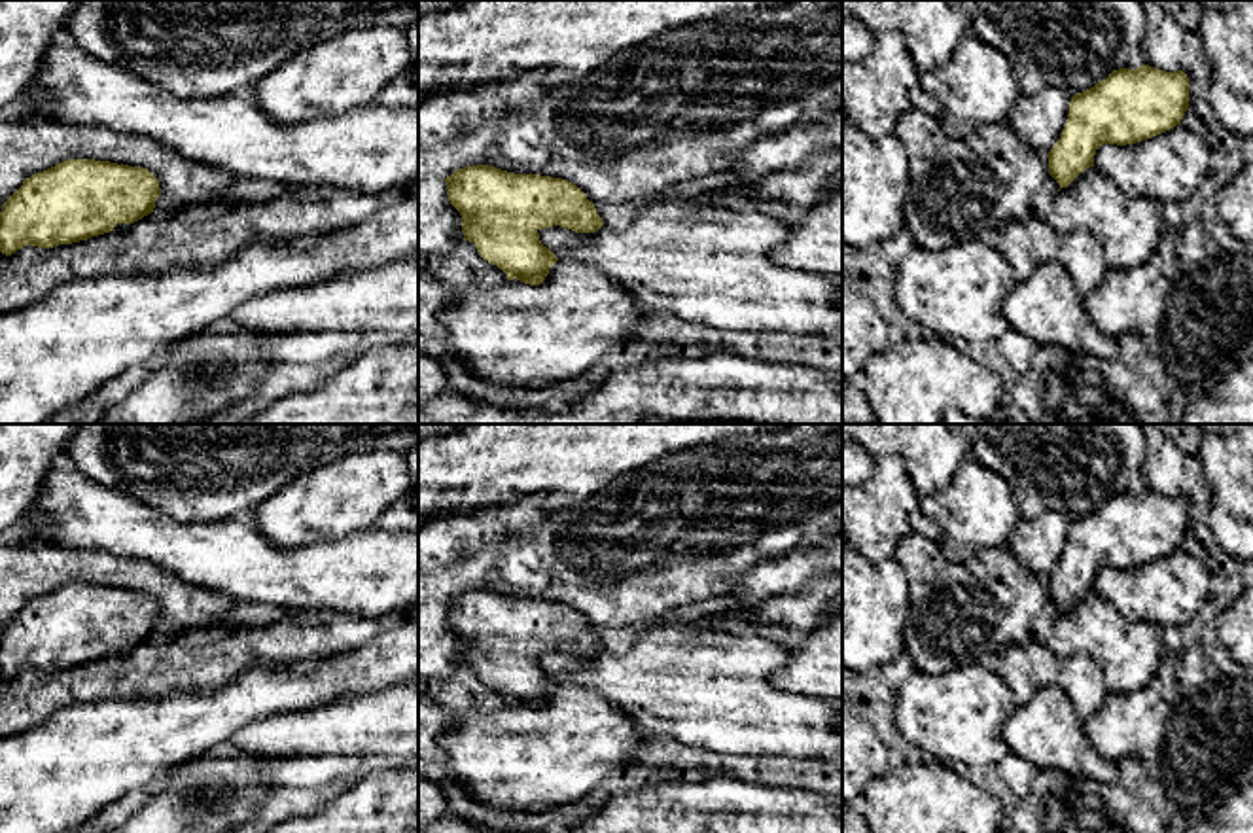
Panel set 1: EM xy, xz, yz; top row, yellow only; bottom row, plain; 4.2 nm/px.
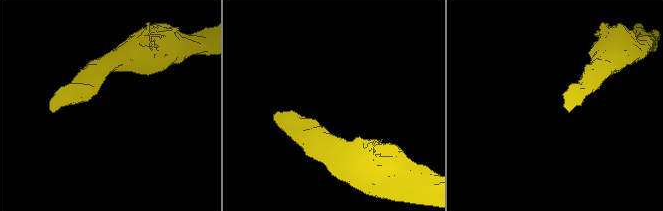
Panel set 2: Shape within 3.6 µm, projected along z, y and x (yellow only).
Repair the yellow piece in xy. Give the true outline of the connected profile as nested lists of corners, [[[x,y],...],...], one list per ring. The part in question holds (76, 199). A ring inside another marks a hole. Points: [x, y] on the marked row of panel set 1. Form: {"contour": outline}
{"contour": [[[95,159],[62,161],[26,178],[2,204],[0,252],[11,256],[28,244],[53,248],[110,233],[117,223],[151,214],[159,195],[159,180],[148,168]]]}

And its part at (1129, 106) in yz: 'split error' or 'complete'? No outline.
complete

